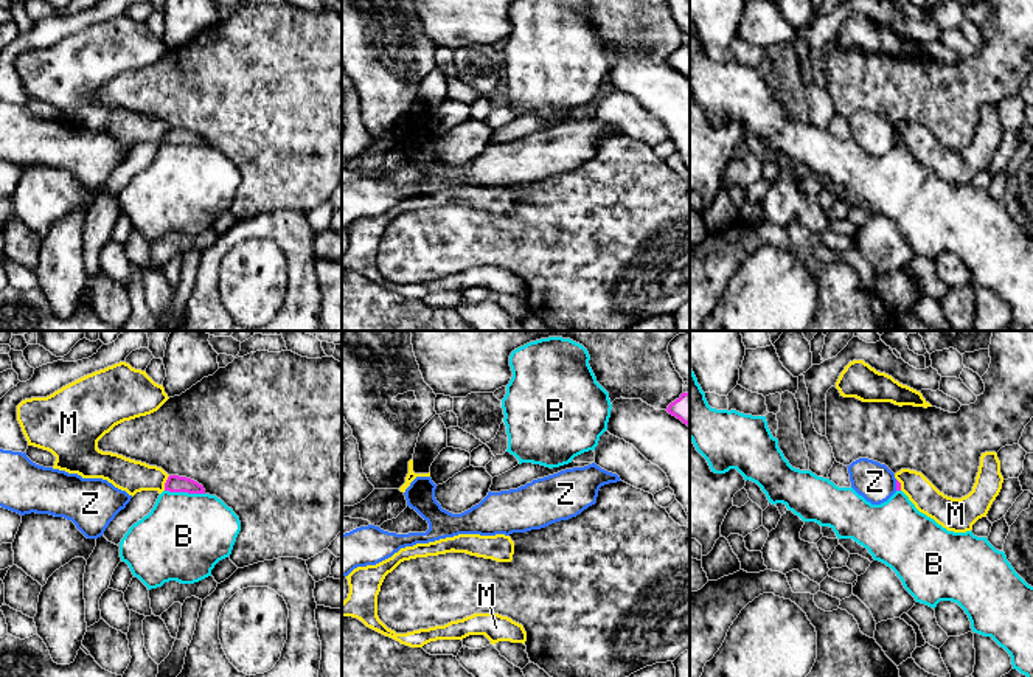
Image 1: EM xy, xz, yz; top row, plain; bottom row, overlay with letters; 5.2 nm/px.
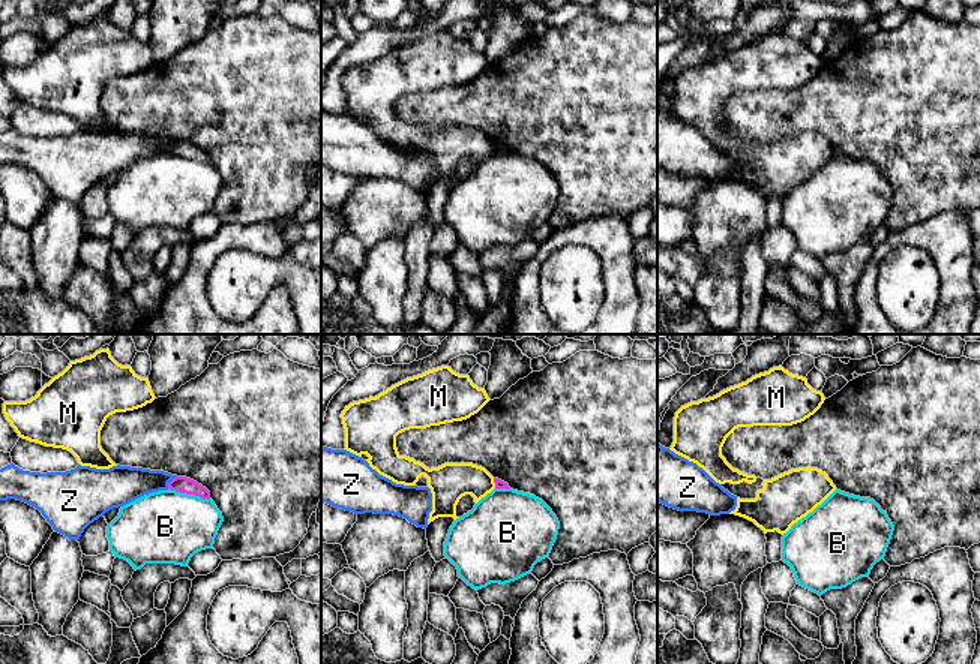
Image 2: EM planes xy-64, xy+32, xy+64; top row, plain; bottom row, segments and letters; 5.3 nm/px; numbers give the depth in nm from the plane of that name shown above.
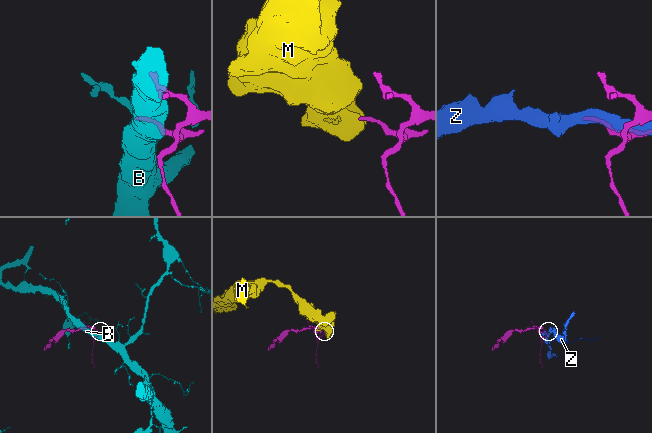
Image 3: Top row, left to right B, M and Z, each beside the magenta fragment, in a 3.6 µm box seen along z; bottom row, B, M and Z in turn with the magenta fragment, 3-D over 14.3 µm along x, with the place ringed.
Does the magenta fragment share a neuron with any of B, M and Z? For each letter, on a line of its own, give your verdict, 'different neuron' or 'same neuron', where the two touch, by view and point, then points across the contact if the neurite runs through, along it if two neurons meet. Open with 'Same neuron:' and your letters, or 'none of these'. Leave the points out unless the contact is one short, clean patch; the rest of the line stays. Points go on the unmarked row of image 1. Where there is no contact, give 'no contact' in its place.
Same neuron: none of these
B: different neuron; meets magenta in xy at (185, 143)
M: different neuron; meets magenta in xy at (165, 135); border along xy (170, 128), (163, 142)
Z: different neuron; meets magenta in yz at (897, 137)

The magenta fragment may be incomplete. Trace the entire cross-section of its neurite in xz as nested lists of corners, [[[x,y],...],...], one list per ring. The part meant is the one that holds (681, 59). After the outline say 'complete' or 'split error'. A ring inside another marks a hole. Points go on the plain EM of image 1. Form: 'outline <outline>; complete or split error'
outline [[[682,45],[668,57],[666,64],[690,79],[690,45]]]; complete

